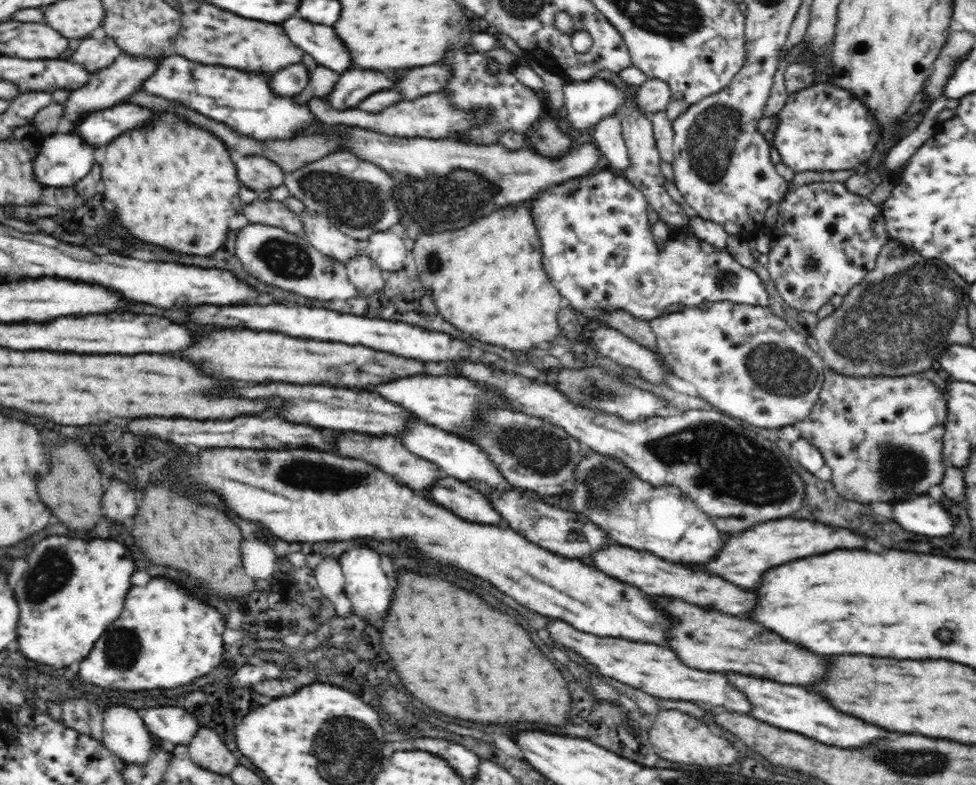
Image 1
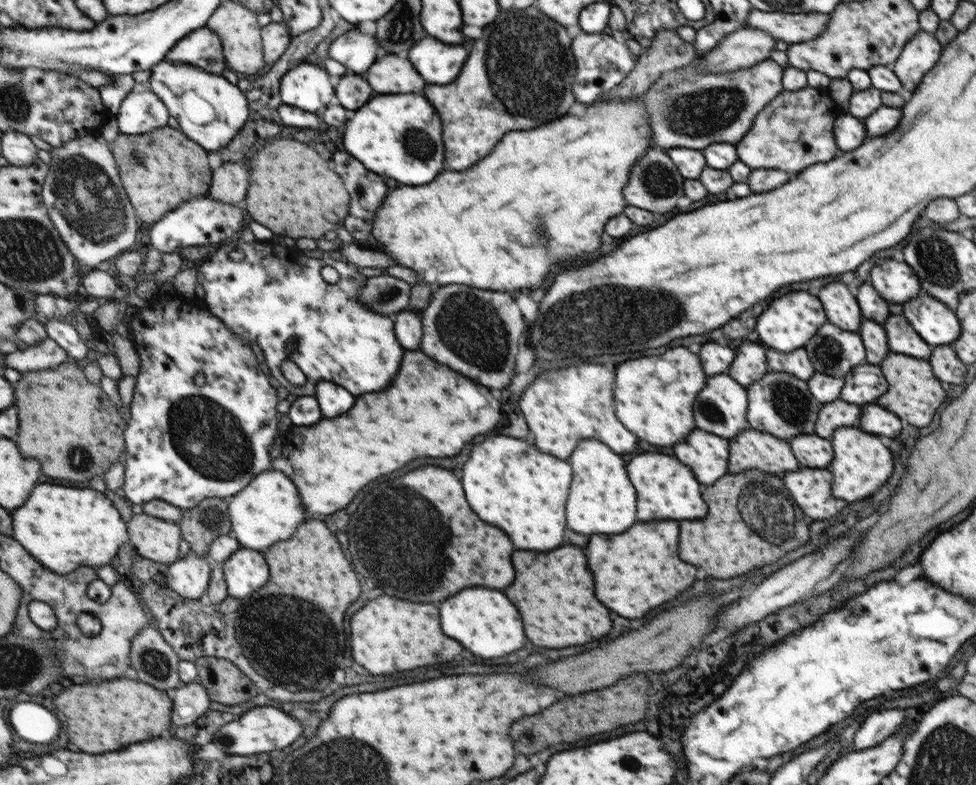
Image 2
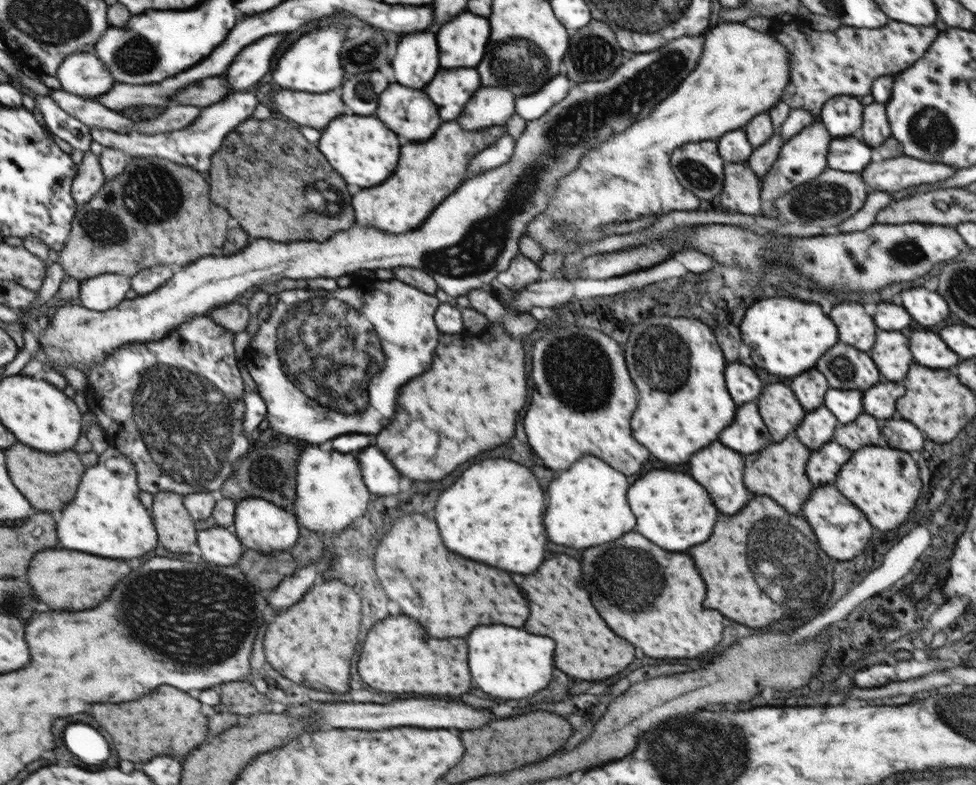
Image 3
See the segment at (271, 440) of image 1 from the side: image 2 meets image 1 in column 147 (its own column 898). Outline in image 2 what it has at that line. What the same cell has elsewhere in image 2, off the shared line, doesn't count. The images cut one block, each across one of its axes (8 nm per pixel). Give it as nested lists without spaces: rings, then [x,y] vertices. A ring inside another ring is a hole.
[[[866,404],[862,408],[862,418],[860,418],[860,428],[870,434],[878,436],[888,436],[894,438],[902,430],[902,420],[894,416],[892,412],[876,406],[876,404]]]

